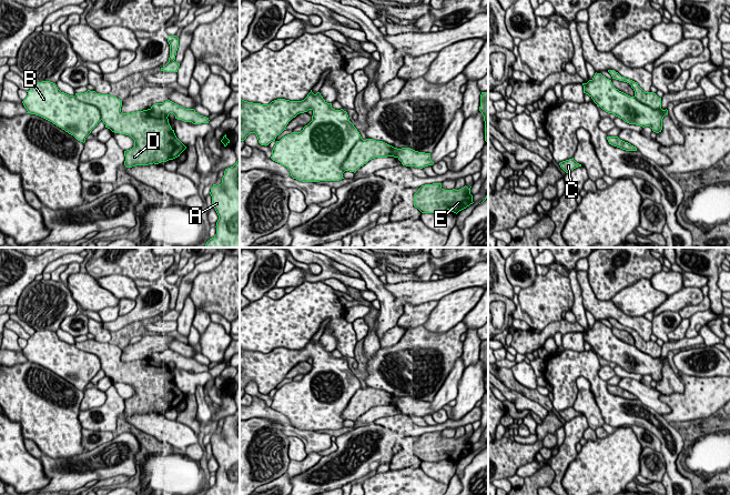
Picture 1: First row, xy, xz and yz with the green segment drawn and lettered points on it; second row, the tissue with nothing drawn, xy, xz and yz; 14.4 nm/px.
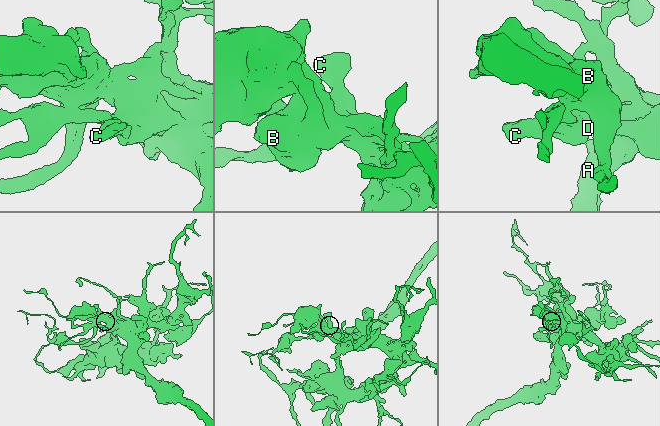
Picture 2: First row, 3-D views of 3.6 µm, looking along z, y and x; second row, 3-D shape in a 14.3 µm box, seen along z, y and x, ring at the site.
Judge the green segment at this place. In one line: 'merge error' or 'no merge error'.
merge error

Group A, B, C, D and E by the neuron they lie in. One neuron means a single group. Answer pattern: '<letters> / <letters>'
A C D E / B

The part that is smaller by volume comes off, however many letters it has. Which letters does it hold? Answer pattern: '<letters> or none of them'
B

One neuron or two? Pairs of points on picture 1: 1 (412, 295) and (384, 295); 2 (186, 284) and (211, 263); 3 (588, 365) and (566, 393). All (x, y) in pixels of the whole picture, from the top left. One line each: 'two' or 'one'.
1: two
2: one
3: one

